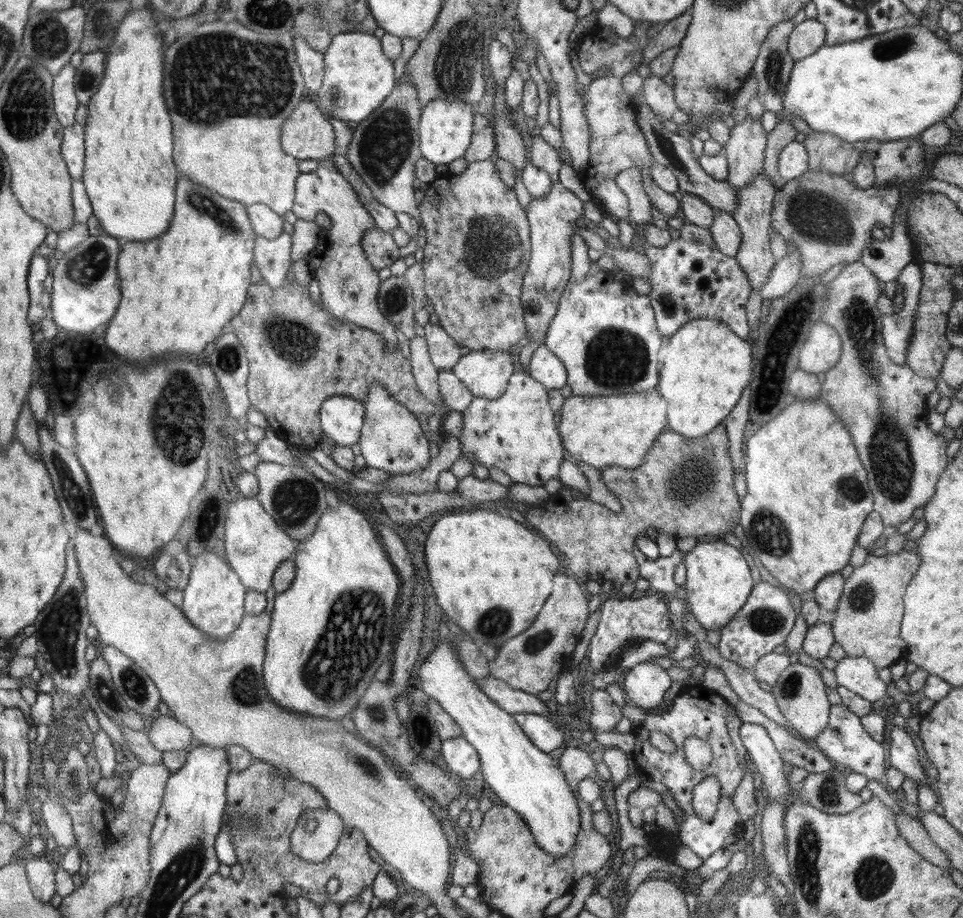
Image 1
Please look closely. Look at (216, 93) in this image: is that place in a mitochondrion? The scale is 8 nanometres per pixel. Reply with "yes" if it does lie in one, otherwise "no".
yes

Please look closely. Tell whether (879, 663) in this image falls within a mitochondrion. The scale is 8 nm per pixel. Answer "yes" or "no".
no

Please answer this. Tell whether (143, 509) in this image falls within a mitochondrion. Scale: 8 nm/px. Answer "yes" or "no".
no

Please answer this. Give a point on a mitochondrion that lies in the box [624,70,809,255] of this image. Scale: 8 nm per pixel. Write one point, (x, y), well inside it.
(664, 146)

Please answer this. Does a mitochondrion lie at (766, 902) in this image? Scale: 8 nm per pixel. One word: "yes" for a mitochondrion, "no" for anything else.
no

